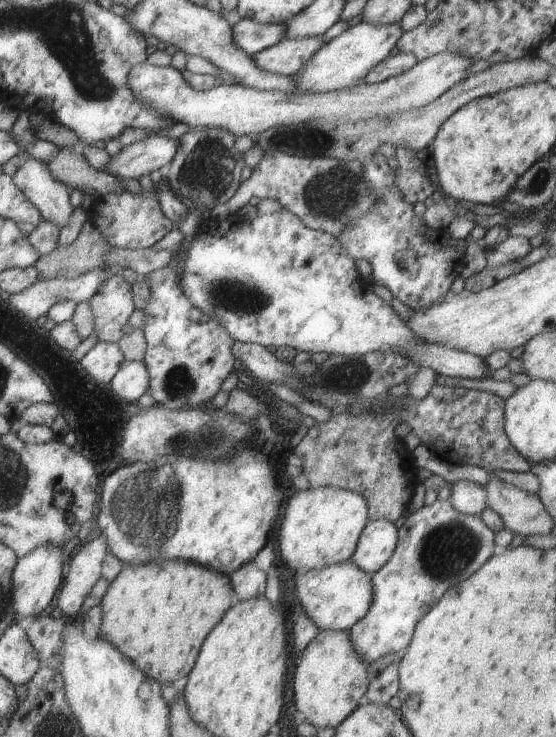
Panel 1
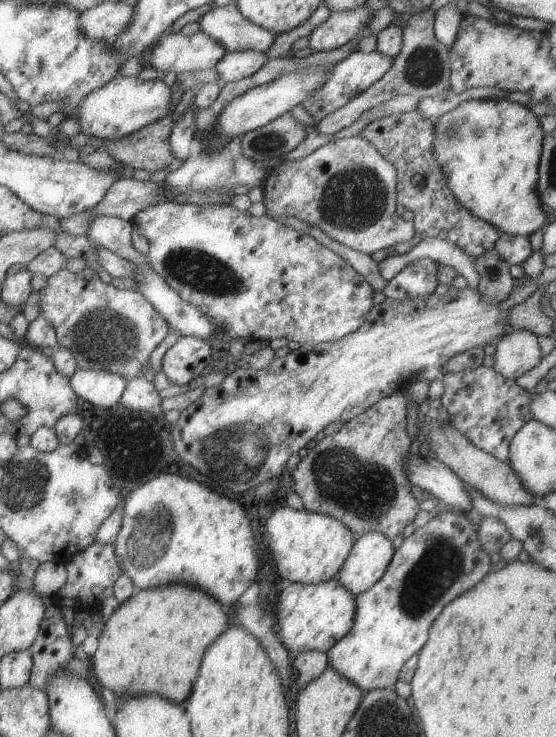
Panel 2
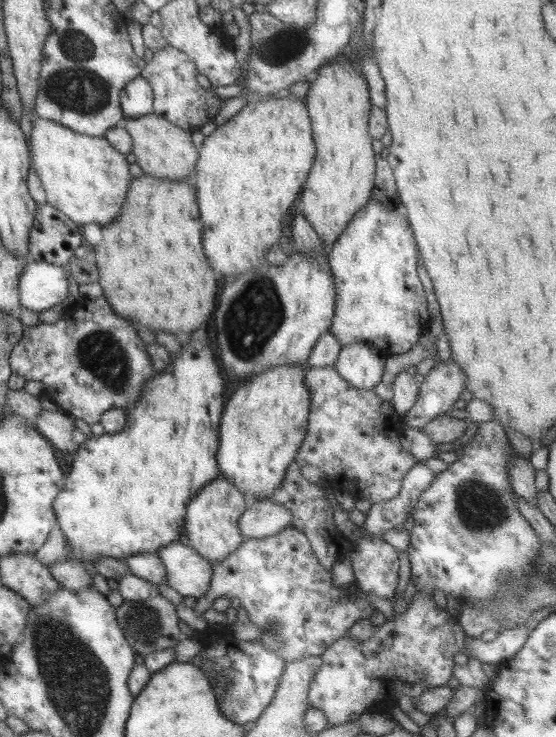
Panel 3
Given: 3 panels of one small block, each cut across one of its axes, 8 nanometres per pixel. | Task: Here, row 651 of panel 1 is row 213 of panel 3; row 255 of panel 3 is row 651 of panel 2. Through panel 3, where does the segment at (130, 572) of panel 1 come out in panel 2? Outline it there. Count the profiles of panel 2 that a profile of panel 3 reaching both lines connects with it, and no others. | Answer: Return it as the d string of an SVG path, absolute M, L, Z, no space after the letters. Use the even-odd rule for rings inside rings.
M168 584L168 586L162 586L162 588L149 588L148 590L139 590L137 593L134 593L134 596L131 596L126 600L126 602L121 602L112 612L108 621L103 625L103 629L98 638L98 648L95 651L94 655L91 656L91 677L96 685L101 687L108 688L114 692L118 699L125 698L134 698L135 696L146 696L150 692L156 692L168 700L176 700L179 705L184 706L185 704L180 704L180 700L186 700L192 692L192 686L194 686L194 680L198 678L198 668L200 668L200 662L202 662L202 656L204 656L204 650L208 644L212 644L214 640L218 638L223 632L226 632L229 629L228 626L228 616L222 610L222 603L218 602L212 596L208 596L206 592L198 590L198 588L190 588L186 584Z

